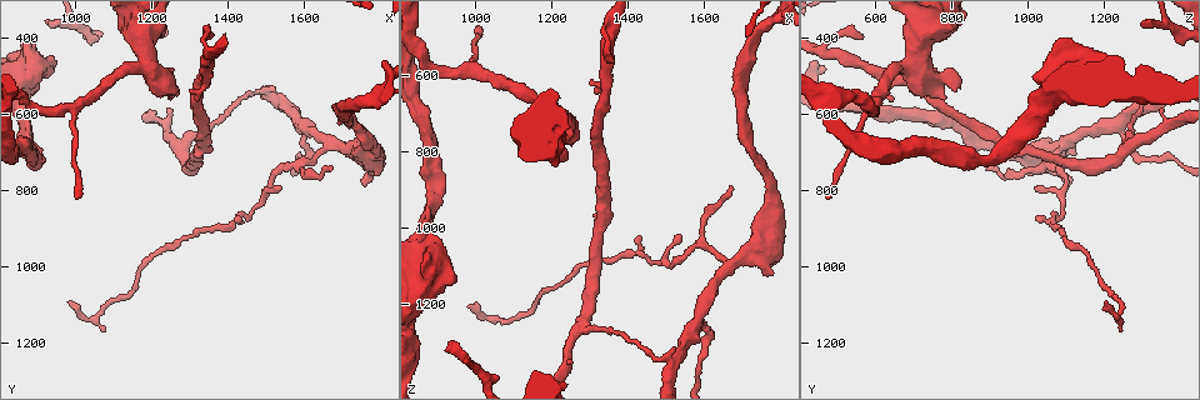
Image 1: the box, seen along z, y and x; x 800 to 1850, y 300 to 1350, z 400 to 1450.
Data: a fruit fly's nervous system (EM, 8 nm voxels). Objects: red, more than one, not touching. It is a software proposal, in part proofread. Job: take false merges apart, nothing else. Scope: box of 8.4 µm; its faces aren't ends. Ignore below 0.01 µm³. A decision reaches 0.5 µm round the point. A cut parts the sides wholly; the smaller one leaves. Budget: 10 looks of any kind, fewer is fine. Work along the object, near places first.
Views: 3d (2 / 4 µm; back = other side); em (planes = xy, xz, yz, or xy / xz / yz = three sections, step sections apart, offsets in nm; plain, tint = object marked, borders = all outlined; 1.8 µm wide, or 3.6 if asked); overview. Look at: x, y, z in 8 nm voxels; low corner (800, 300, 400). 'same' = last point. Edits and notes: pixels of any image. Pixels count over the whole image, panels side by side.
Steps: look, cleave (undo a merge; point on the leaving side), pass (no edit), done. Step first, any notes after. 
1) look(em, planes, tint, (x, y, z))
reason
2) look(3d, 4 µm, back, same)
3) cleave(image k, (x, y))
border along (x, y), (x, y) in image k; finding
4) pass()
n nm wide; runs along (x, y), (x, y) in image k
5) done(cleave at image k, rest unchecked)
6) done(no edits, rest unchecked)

look(3d, 2 µm, back, (1660, 680, 1095))
thick turns thin

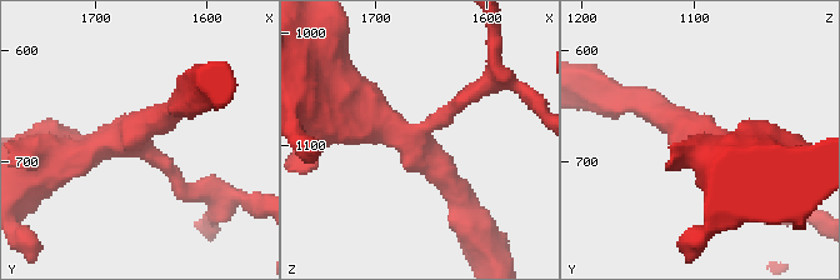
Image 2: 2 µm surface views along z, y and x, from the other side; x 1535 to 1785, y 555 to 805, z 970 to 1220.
look(em, 3.6 µm, planes, tint, (1666, 674, 1100))
3 arms

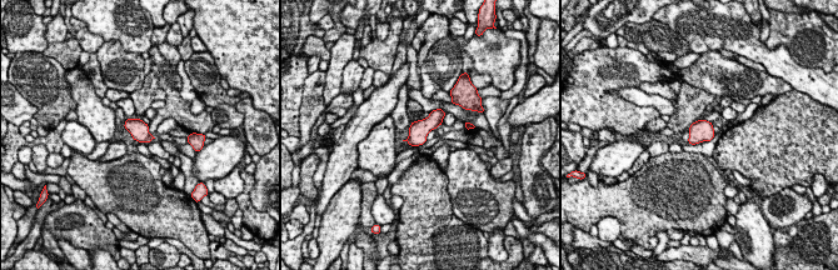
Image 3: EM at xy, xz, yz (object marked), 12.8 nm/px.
pass()
240 nm wide; all the same neuron

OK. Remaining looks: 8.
look(em, planes, tint, (1525, 550, 1350))
three-way junction

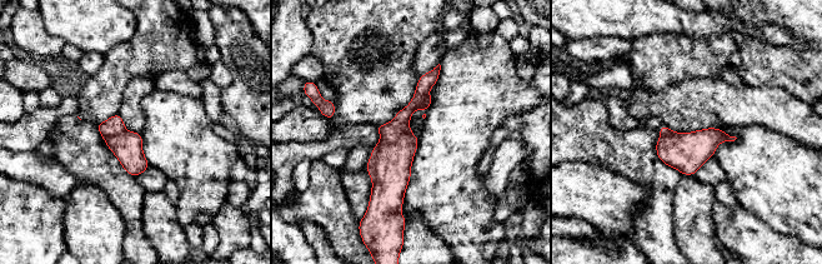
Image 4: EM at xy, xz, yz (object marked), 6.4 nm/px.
cleave(image 4, (391, 132))
the part that leaves runs along (436, 70), (409, 110), (384, 137) in image 4; a second neuron is stuck on

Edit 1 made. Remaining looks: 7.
look(overview)

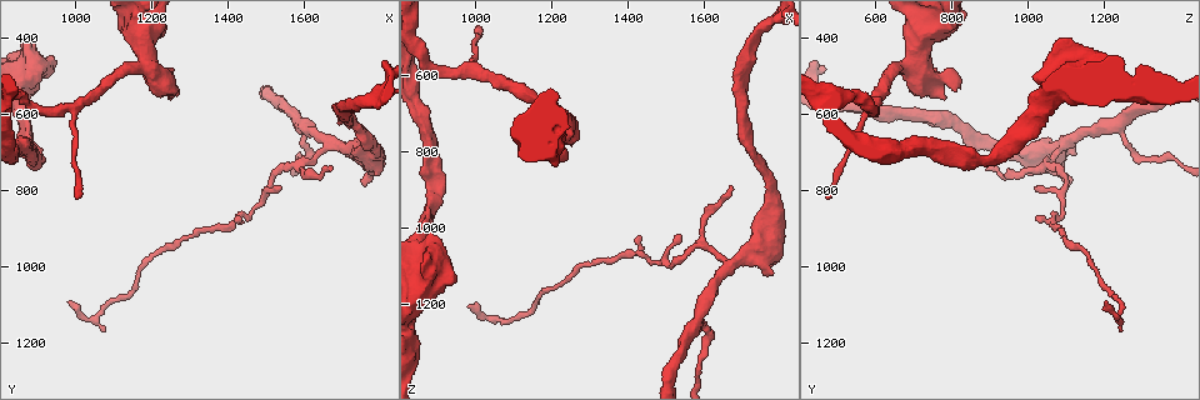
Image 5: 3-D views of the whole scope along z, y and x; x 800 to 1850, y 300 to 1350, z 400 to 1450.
look(em, xy, step 8, tint, (875, 495, 1110))
sharp bend

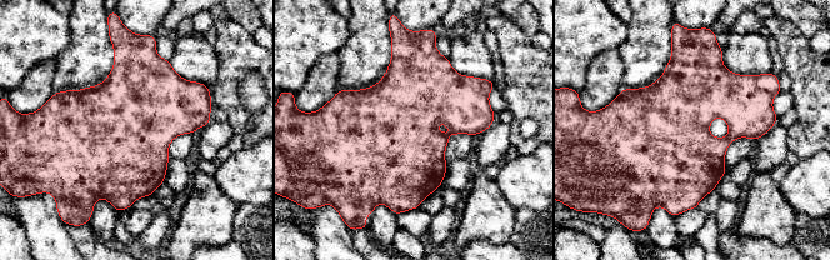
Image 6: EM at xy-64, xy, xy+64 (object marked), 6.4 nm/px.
pass()
480 nm wide; continuous, no second neuron

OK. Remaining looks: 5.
look(3d, 4 µm, (1190, 460, 700))
small branch off a trunk

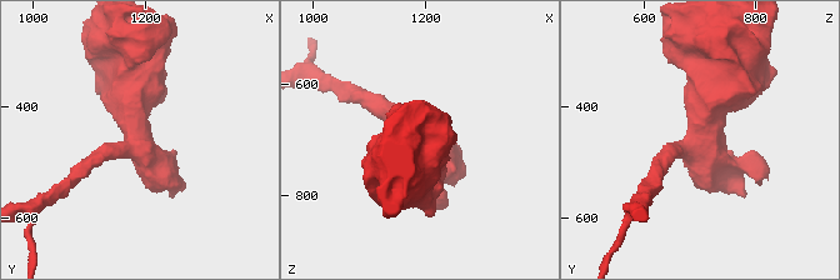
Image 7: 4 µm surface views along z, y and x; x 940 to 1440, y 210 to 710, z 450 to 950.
look(em, 3.6 µm, planes, tint, (1185, 465, 700))
shape alone is not enough

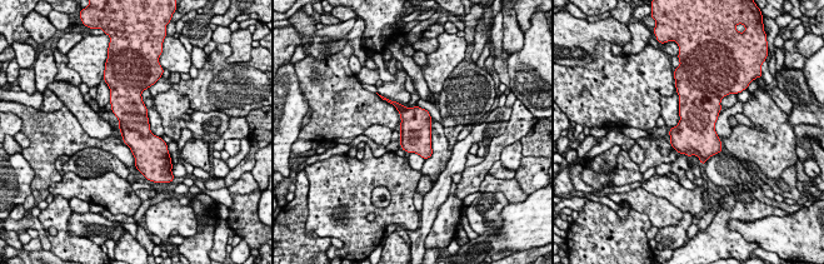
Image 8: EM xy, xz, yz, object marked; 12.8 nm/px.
pass()
continuous, no second neuron

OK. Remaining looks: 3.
done(cleave at image 4, rest unchecked)

